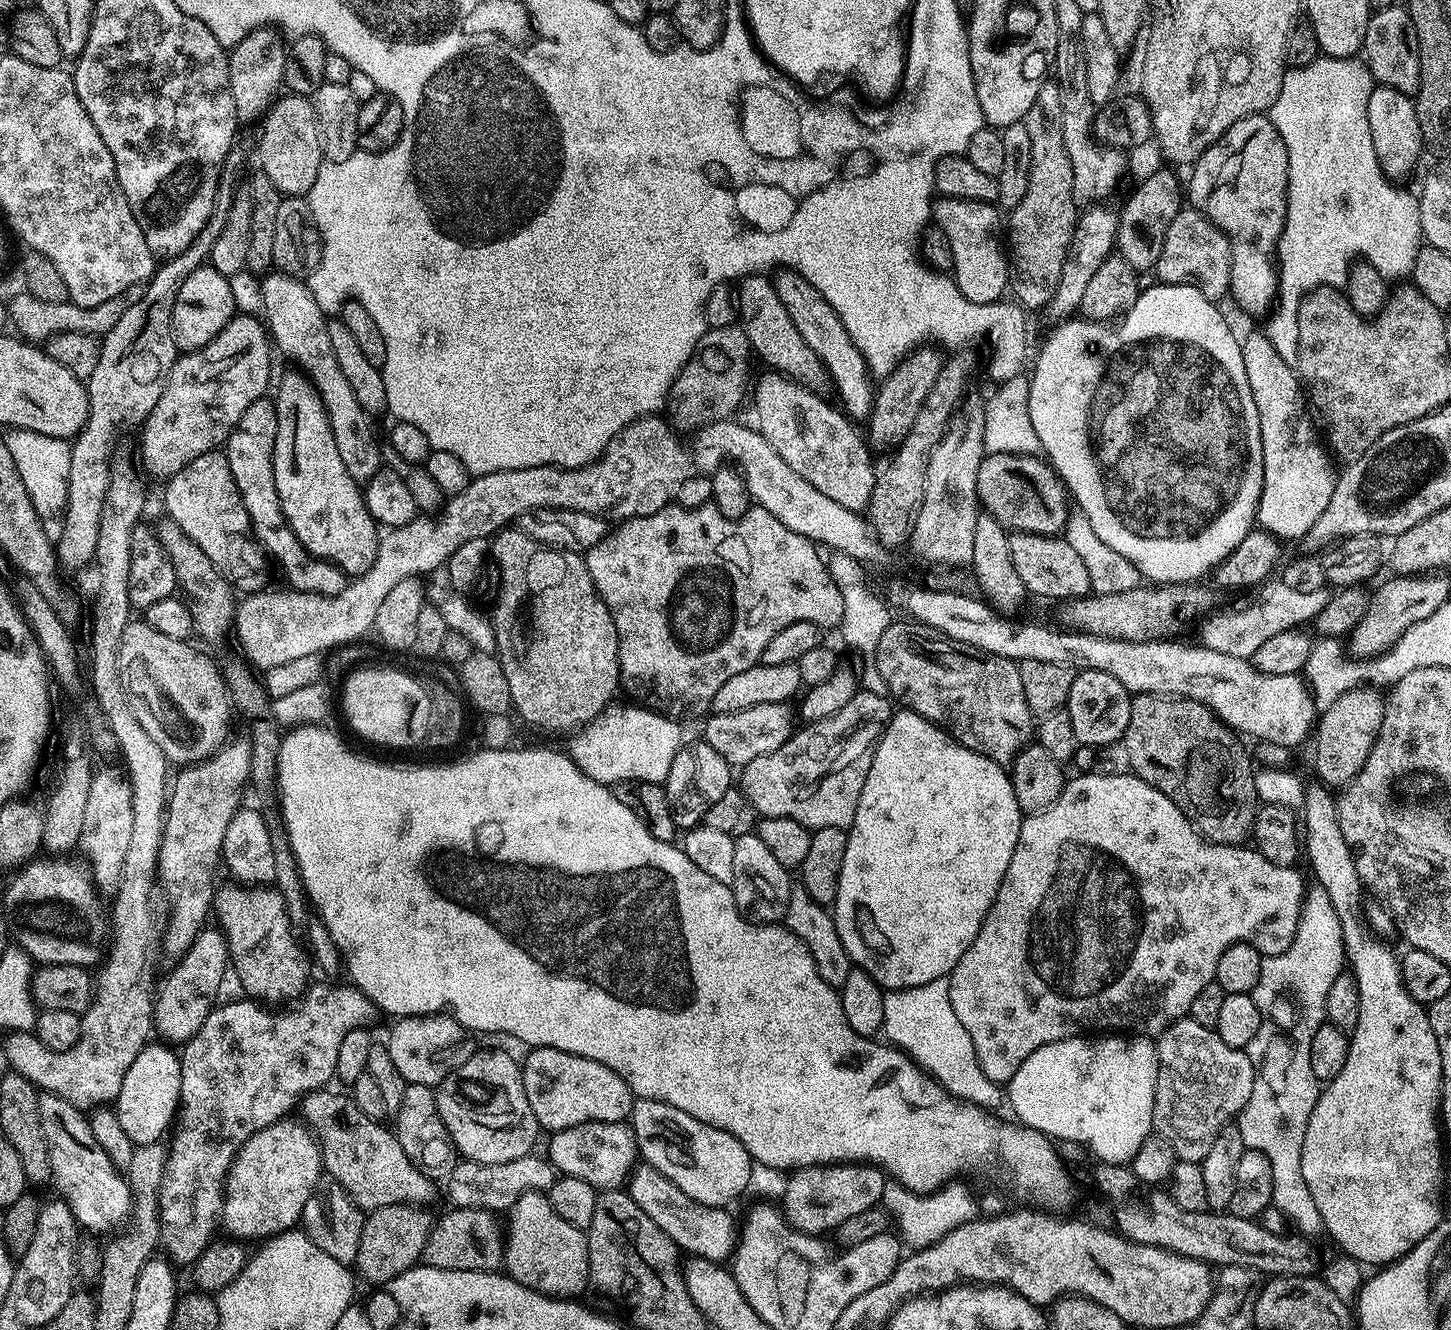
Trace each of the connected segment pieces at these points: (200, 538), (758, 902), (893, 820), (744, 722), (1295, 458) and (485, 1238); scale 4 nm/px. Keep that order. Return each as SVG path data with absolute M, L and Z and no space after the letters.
M220 450L202 454L178 470L178 474L174 474L167 484L168 489L164 492L167 519L177 524L194 541L198 550L202 550L202 554L214 562L229 584L239 591L241 588L241 593L255 593L258 588L256 579L260 576L261 553L255 539L249 535L252 523L236 489L234 474L230 474L227 455Z
M755 834L737 836L734 839L734 878L730 885L736 906L747 919L757 924L780 924L788 913L790 894L794 880L789 869L777 862L774 854Z
M897 711L884 727L880 741L876 744L876 753L870 762L870 774L866 774L866 786L862 786L862 798L858 798L854 822L847 829L846 858L842 858L842 874L838 878L838 894L834 905L836 929L853 965L861 972L870 973L874 982L878 982L885 990L926 986L926 982L951 976L954 966L958 966L958 958L962 958L970 942L978 938L978 930L998 894L998 886L1002 886L1002 878L1006 878L1006 866L1010 866L1010 858L1014 858L1014 850L1018 846L1021 819L1011 775L1001 765L994 763L989 756L962 746L939 724L922 718L916 712Z
M787 703L783 704L763 704L762 706L750 706L750 710L738 710L738 714L712 714L703 721L704 736L703 743L709 744L714 750L718 750L718 754L722 754L724 761L729 766L743 766L754 762L754 758L762 758L766 754L770 754L774 750L778 750L778 746L782 746L791 738L794 725L792 725L792 716L794 720L794 712L788 709Z
M1263 331L1252 332L1240 340L1240 349L1242 362L1246 362L1246 379L1250 382L1254 406L1258 406L1264 455L1256 524L1277 541L1299 541L1308 535L1314 522L1322 518L1322 510L1330 506L1330 494L1334 494L1337 477L1337 473L1332 472L1333 457L1321 437L1320 440L1316 437L1313 413L1297 369L1274 350L1274 342L1270 342L1268 335Z
M449 1207L444 1217L437 1219L424 1247L423 1263L438 1270L474 1270L495 1272L503 1265L506 1232L497 1213L484 1208Z

